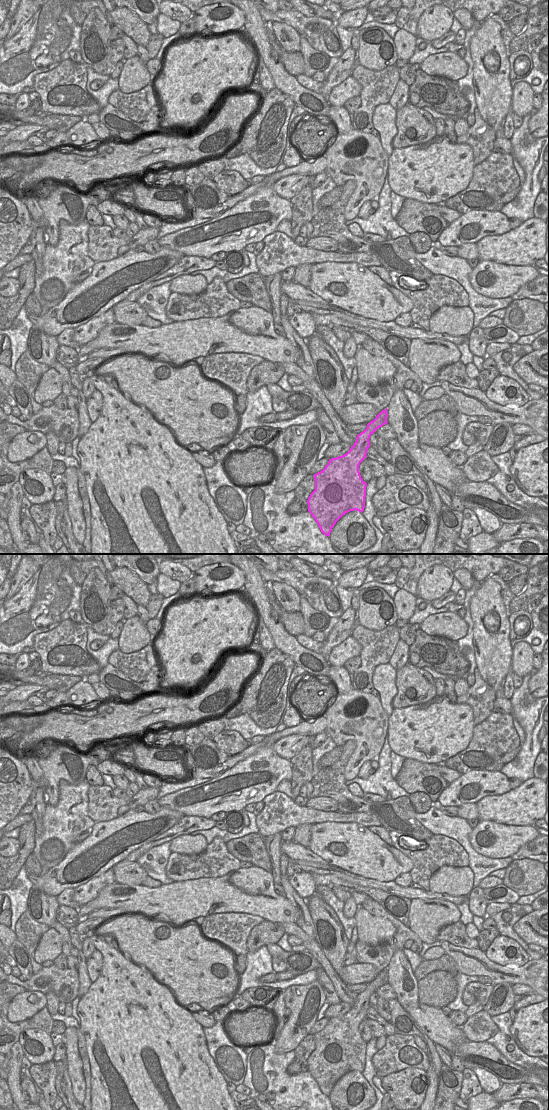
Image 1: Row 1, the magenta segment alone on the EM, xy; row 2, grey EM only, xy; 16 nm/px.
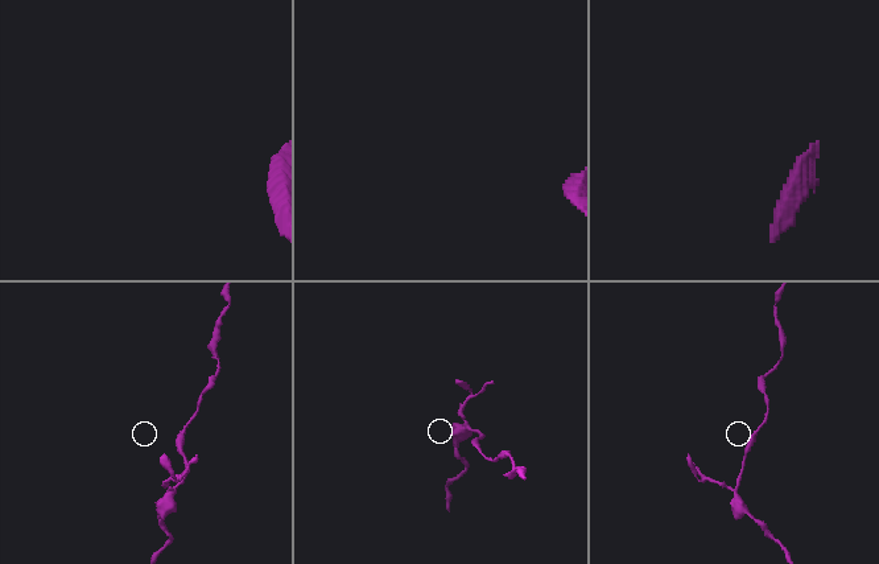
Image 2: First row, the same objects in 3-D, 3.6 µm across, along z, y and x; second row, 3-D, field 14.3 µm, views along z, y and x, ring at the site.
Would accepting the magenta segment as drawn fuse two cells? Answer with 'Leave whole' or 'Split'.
Leave whole.

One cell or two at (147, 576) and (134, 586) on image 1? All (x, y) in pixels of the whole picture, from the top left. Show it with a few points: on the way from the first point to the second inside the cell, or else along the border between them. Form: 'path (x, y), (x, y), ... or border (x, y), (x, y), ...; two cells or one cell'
border (122, 567), (127, 567), (147, 584); two cells

